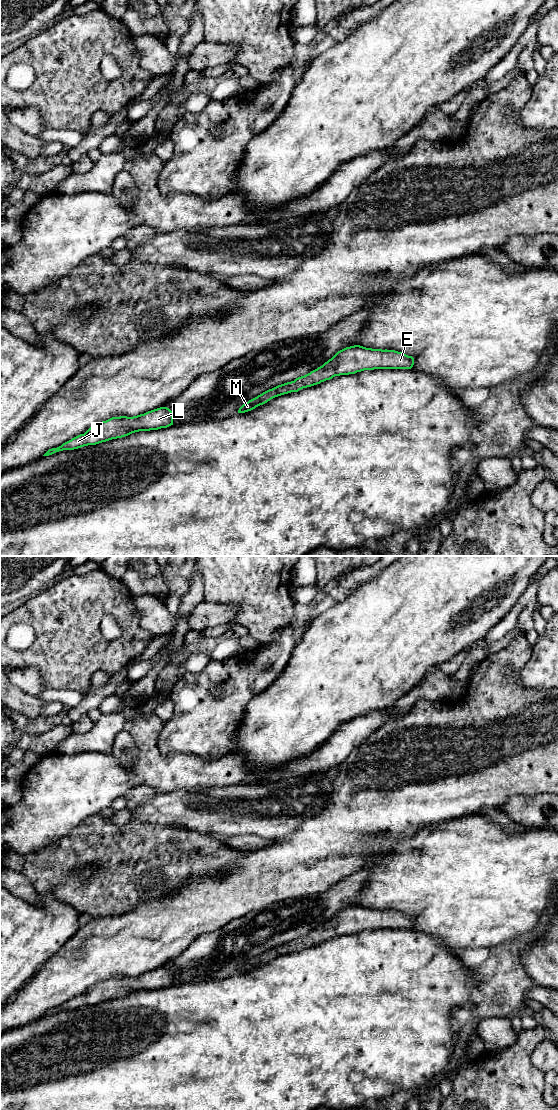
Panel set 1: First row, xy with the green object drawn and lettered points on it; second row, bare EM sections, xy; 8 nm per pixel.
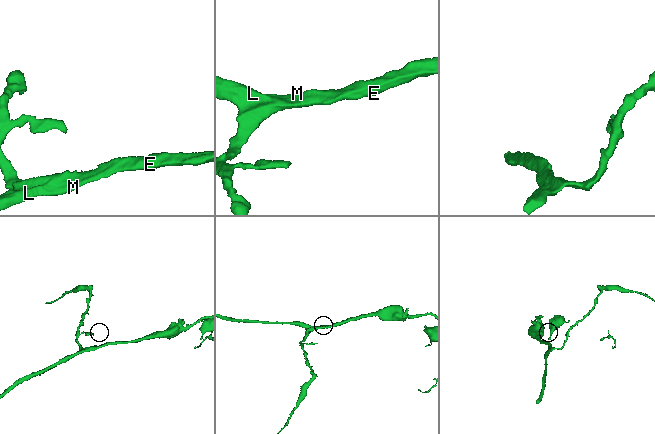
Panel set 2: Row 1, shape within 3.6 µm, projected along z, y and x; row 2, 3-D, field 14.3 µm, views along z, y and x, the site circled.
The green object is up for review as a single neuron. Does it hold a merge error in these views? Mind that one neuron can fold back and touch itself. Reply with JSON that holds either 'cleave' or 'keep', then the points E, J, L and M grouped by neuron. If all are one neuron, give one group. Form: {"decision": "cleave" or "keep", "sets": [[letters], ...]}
{"decision": "keep", "sets": [["E", "J", "L", "M"]]}

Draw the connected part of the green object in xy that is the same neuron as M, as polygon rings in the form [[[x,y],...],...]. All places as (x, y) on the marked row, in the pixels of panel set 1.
[[[360,345],[346,347],[338,351],[331,359],[310,373],[294,381],[278,385],[244,403],[238,413],[245,413],[263,405],[271,399],[298,392],[335,376],[349,375],[374,369],[411,369],[414,358],[395,350],[366,348]]]

